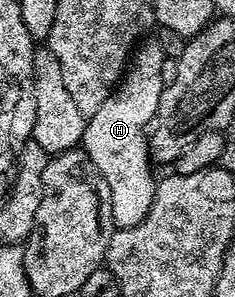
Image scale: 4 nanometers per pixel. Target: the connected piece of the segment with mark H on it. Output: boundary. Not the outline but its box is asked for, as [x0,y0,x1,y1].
[82,38,165,228]

